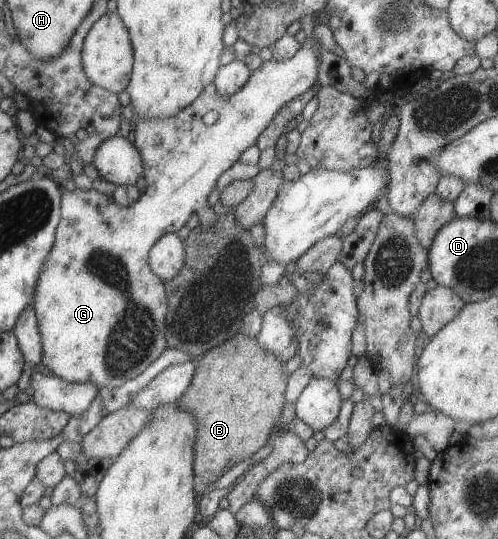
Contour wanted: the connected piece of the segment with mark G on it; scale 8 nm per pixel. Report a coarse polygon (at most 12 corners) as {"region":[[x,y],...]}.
{"region":[[320,43],[233,95],[135,118],[131,205],[62,185],[42,362],[118,388],[167,348],[148,255],[287,101]]}

